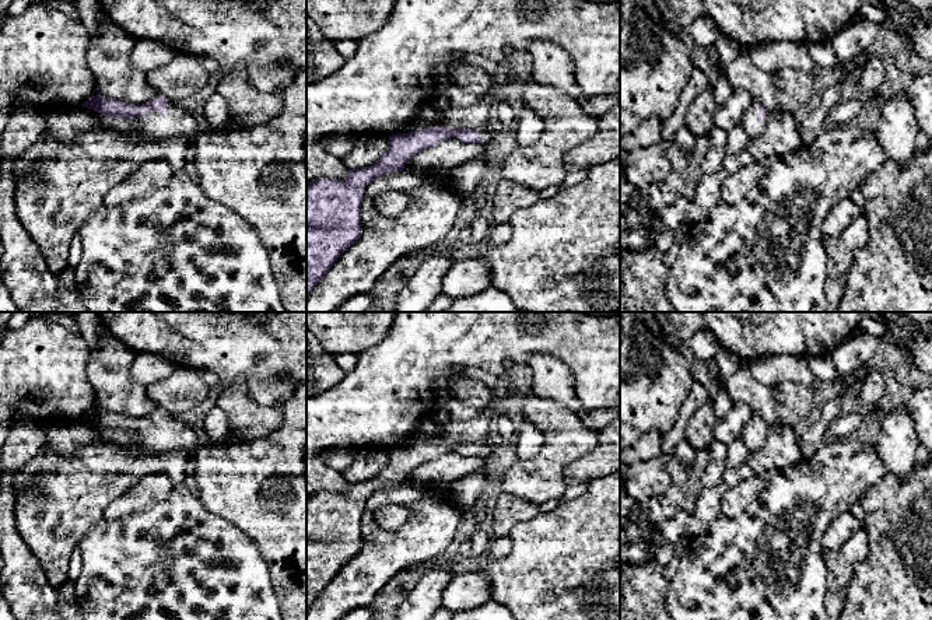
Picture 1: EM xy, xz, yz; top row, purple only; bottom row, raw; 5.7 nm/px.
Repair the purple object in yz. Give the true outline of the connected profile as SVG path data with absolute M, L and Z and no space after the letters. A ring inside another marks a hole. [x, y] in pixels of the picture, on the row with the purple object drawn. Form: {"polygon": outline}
{"polygon": "M751 99L750 105L742 115L740 126L749 137L760 139L764 136L768 122L768 112L757 99Z"}

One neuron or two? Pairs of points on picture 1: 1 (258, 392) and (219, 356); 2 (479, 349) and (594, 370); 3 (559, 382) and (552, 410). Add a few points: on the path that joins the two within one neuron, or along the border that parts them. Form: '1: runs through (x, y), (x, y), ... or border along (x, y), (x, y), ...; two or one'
1: border along (246, 379), (280, 381); two
2: runs through (507, 340), (566, 342); one
3: border along (533, 382), (536, 395), (566, 405), (577, 416); two

